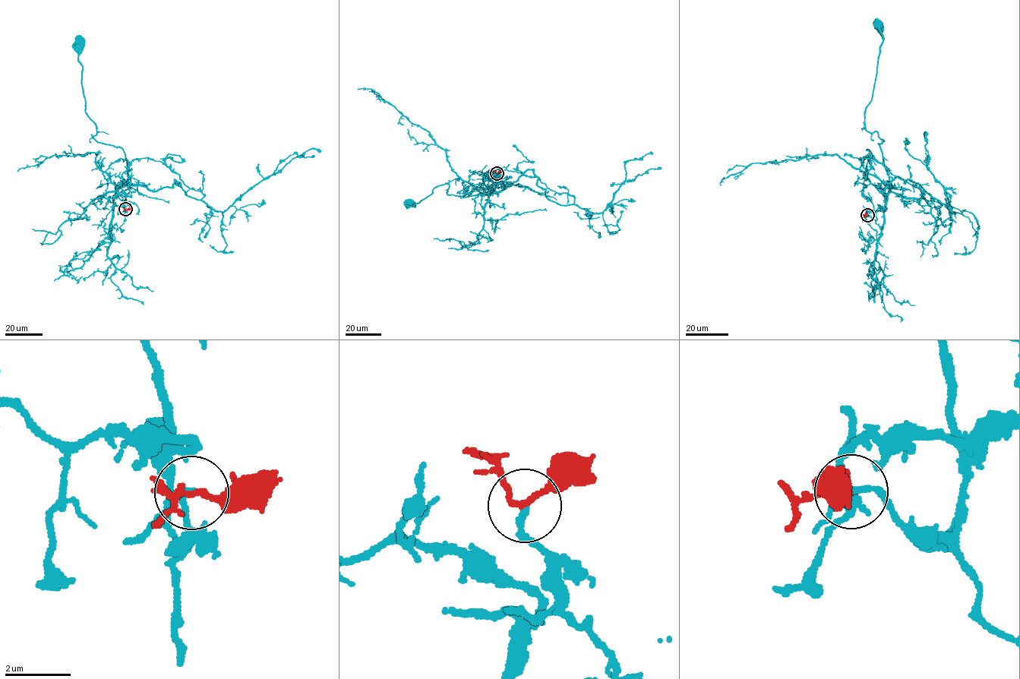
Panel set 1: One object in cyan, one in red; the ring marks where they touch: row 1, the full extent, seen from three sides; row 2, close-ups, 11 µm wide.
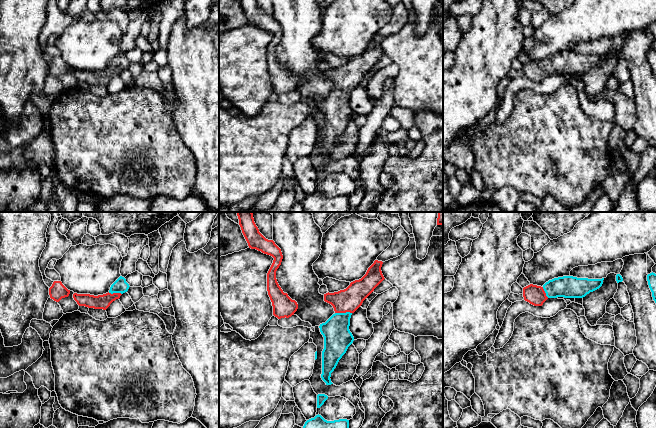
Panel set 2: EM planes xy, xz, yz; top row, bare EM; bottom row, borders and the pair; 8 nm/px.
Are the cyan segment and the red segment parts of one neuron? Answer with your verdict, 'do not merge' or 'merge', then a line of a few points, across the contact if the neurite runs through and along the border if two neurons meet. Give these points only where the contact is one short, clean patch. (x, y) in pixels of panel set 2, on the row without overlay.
merge; line xz (337, 113), (337, 101), (343, 89), (343, 83), (350, 75)

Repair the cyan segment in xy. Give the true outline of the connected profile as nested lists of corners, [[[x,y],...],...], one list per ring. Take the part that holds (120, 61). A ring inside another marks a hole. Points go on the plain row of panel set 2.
[[[120,52],[111,61],[109,68],[106,70],[94,72],[90,70],[74,69],[73,74],[79,82],[106,86],[113,77],[119,75],[123,69],[127,68],[129,63],[126,55]]]

